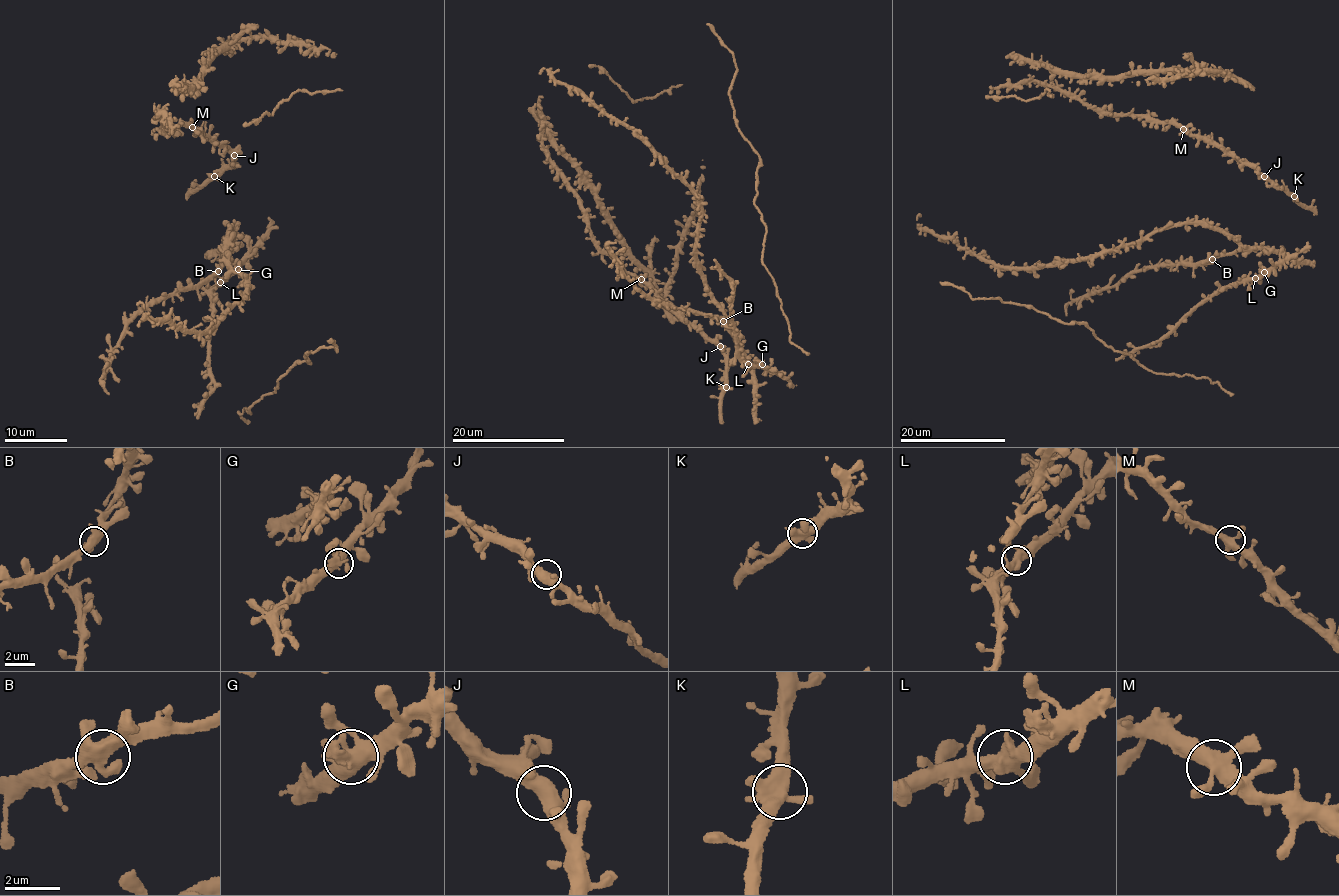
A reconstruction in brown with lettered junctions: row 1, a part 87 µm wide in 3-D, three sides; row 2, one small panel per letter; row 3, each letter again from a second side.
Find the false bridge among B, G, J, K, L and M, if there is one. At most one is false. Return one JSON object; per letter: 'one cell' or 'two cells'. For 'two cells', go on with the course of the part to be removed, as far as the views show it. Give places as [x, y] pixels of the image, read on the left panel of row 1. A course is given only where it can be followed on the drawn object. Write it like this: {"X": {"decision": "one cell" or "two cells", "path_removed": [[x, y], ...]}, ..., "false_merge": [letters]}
{"B": {"decision": "one cell"}, "G": {"decision": "one cell"}, "J": {"decision": "one cell"}, "K": {"decision": "one cell"}, "L": {"decision": "one cell"}, "M": {"decision": "one cell"}, "false_merge": []}

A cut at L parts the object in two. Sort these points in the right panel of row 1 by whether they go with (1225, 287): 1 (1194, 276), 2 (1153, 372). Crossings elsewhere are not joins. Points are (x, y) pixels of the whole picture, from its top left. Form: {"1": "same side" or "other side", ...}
{"1": "other side", "2": "other side"}

